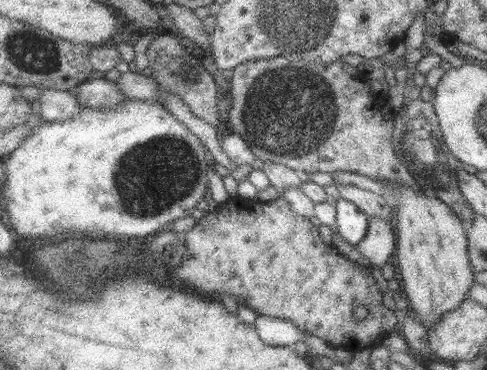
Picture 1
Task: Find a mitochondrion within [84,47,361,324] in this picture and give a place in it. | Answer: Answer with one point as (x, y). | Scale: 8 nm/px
(289, 113)

